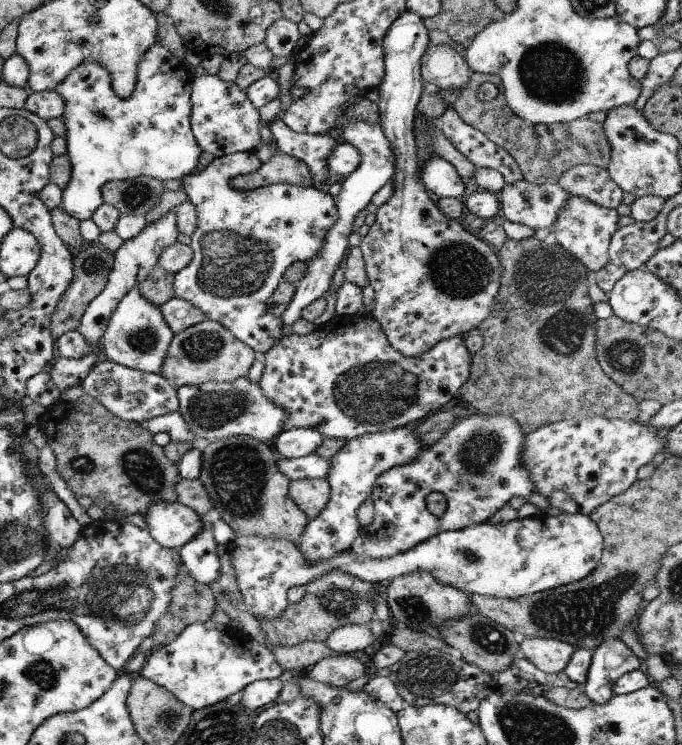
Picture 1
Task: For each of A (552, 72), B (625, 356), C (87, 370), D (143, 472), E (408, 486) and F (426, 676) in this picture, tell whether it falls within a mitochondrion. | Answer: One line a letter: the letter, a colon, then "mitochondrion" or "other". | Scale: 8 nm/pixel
A: mitochondrion
B: mitochondrion
C: other
D: mitochondrion
E: other
F: mitochondrion

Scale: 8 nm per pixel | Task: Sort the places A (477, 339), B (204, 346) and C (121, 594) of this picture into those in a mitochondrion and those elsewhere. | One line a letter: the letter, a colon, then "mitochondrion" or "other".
A: other
B: mitochondrion
C: mitochondrion

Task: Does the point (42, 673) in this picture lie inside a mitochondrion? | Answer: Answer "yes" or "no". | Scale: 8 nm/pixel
yes

